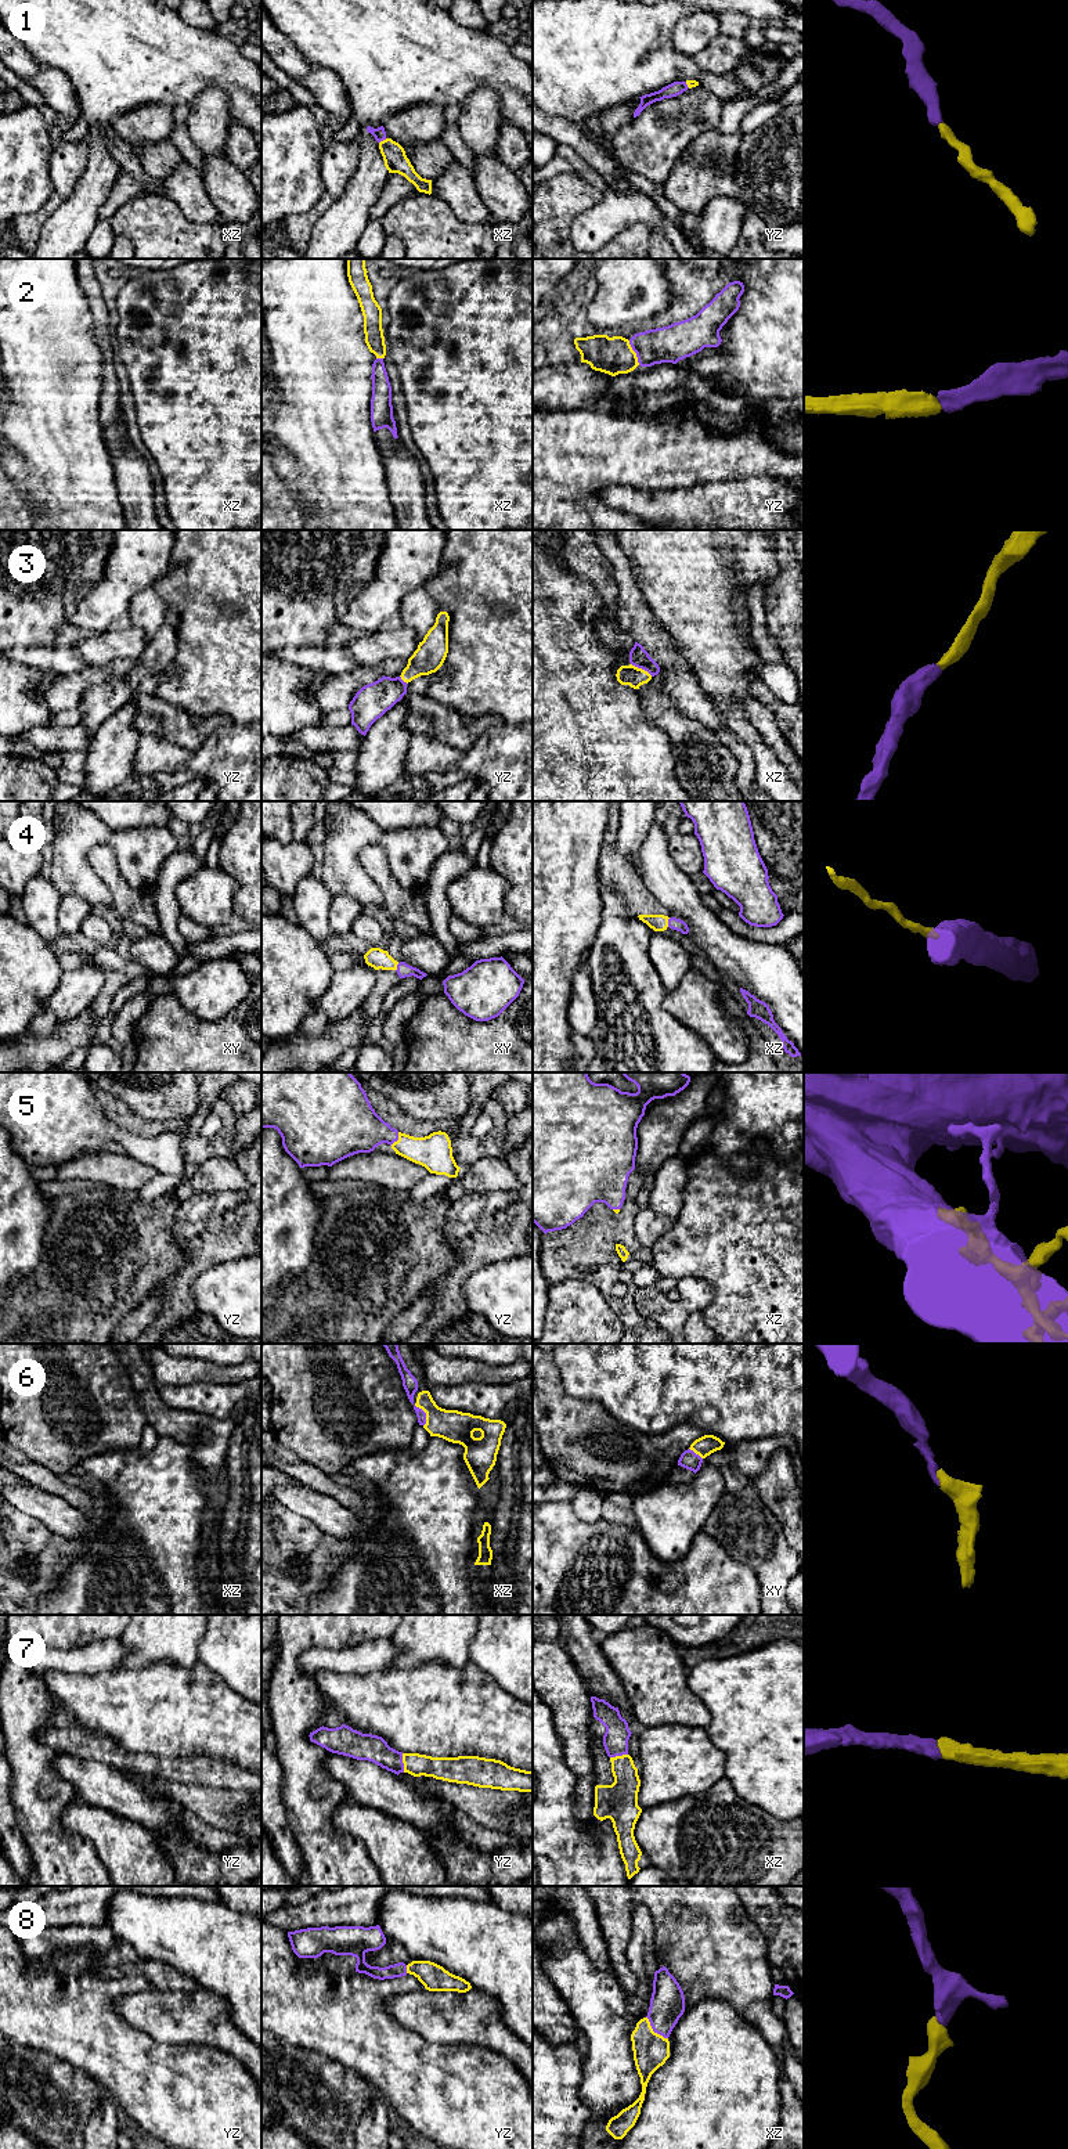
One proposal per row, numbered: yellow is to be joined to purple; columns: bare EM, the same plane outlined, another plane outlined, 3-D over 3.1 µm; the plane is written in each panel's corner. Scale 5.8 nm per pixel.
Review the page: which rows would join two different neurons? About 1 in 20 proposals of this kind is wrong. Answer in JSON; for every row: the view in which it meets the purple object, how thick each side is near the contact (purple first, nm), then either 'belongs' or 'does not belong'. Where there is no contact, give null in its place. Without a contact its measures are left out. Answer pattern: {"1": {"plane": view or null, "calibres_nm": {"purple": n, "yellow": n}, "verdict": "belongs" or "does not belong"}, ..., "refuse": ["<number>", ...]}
{"1": {"plane": "xz", "calibres_nm": {"purple": 70, "yellow": 140}, "verdict": "belongs"}, "2": {"plane": "yz", "calibres_nm": {"purple": 220, "yellow": 220}, "verdict": "belongs"}, "3": {"plane": "xz", "calibres_nm": {"purple": 110, "yellow": 120}, "verdict": "belongs"}, "4": {"plane": "xz", "calibres_nm": {"purple": 70, "yellow": 100}, "verdict": "belongs"}, "5": {"plane": "yz", "calibres_nm": {"purple": 280, "yellow": 200}, "verdict": "belongs"}, "6": {"plane": "xz", "calibres_nm": {"purple": 90, "yellow": 190}, "verdict": "belongs"}, "7": {"plane": "yz", "calibres_nm": {"purple": 160, "yellow": 130}, "verdict": "belongs"}, "8": {"plane": "xz", "calibres_nm": {"purple": 200, "yellow": 200}, "verdict": "belongs"}, "refuse": []}

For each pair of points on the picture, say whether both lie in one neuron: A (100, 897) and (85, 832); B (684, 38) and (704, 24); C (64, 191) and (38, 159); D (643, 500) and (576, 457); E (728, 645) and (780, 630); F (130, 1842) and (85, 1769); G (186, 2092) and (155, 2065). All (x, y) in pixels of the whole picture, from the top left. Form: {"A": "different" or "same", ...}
{"A": "same", "B": "same", "C": "different", "D": "different", "E": "different", "F": "same", "G": "same"}

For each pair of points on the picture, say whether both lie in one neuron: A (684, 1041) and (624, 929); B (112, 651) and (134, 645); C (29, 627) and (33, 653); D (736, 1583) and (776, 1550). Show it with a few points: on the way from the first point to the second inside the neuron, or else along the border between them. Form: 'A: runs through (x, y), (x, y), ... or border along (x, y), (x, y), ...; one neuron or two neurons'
A: runs through (655, 1014), (624, 958); one neuron
B: runs through (118, 645), (129, 645); one neuron
C: border along (14, 645), (64, 646); two neurons
D: border along (724, 1549), (750, 1568); two neurons

